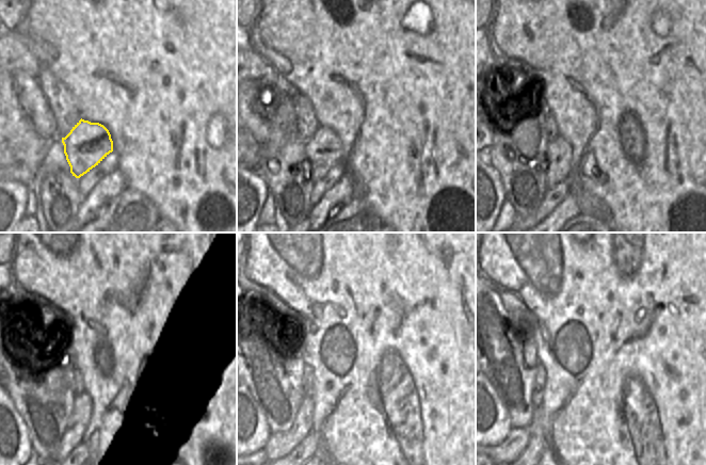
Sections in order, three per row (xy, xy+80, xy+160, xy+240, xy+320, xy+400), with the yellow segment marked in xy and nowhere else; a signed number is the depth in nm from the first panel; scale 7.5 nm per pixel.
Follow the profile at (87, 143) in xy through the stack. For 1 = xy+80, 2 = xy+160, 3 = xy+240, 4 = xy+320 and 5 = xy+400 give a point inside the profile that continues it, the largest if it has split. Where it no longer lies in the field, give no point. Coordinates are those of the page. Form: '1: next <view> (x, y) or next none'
1: next xy+80 (323, 150)
2: next xy+160 (559, 154)
3: next xy+240 (81, 409)
4: next xy+320 (278, 445)
5: next xy+400 (515, 444)

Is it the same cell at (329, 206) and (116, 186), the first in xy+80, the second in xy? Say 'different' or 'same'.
same

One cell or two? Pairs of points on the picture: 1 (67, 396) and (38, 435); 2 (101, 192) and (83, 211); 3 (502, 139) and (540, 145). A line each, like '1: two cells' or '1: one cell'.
1: one cell
2: one cell
3: one cell

